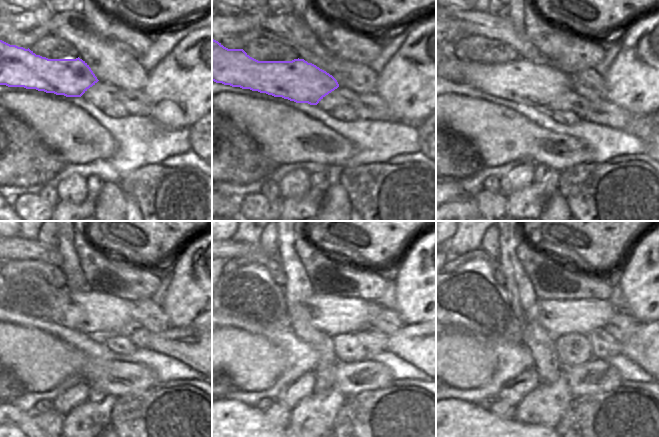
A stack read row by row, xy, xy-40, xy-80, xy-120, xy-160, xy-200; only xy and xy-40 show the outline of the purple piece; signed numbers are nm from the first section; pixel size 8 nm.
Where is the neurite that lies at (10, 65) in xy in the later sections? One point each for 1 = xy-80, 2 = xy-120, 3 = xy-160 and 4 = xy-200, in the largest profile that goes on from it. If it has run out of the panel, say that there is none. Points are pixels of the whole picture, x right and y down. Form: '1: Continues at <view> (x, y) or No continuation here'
1: Continues at xy-80 (521, 81)
2: Continues at xy-120 (99, 315)
3: Continues at xy-160 (317, 320)
4: Continues at xy-200 (554, 318)

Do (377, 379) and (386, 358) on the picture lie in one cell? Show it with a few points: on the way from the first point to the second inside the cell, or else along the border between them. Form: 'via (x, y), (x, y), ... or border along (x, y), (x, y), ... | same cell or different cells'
border along (365, 360), (381, 362), (388, 368), (395, 380) | different cells

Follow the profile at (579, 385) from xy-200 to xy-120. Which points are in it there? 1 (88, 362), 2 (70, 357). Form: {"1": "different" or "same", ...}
{"1": "same", "2": "same"}

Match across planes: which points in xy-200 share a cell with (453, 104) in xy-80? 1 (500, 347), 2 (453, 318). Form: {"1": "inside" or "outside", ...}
{"1": "outside", "2": "outside"}

